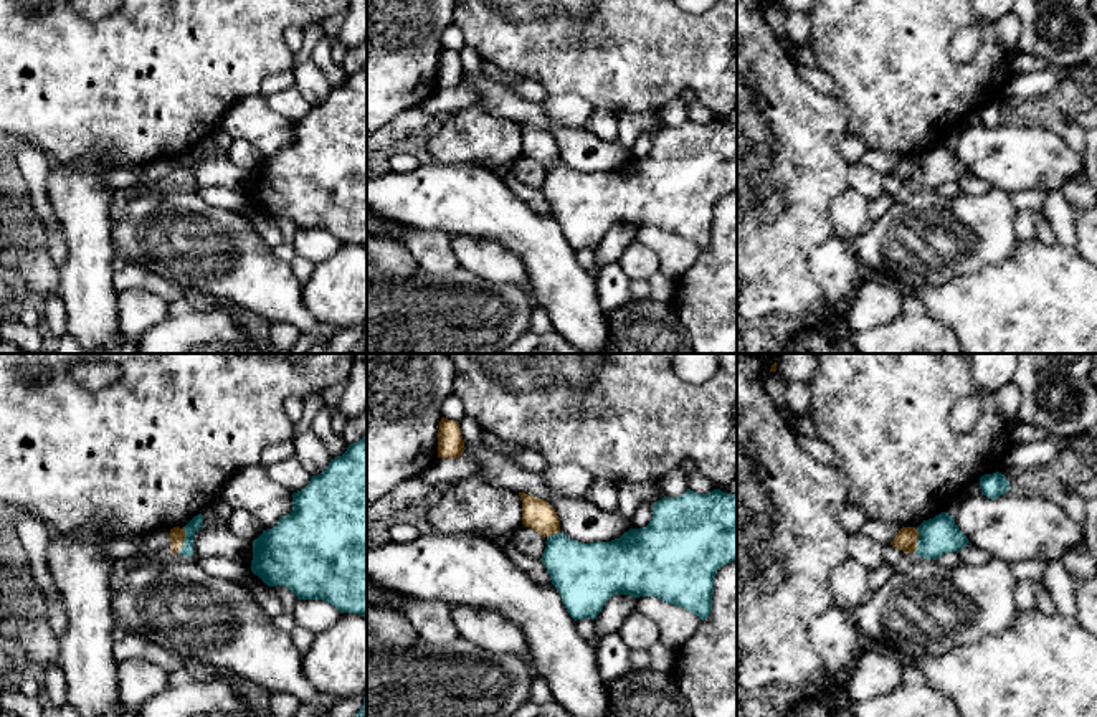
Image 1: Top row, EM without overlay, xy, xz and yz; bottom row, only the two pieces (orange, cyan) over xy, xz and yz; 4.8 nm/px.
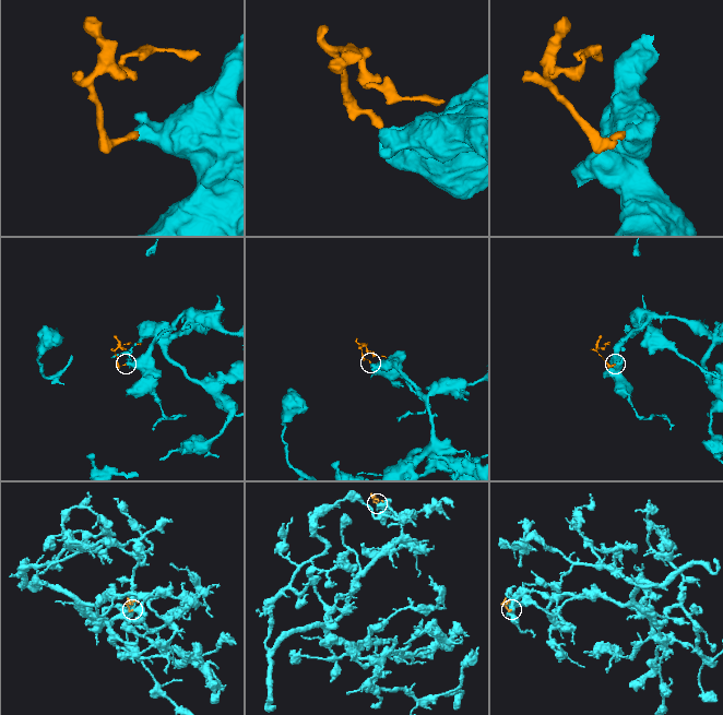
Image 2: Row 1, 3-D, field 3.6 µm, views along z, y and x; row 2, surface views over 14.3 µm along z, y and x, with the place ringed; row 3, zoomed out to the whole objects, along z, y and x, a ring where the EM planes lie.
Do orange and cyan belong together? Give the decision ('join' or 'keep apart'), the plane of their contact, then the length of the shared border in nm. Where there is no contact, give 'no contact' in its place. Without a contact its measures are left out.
keep apart | yz | 110 nm

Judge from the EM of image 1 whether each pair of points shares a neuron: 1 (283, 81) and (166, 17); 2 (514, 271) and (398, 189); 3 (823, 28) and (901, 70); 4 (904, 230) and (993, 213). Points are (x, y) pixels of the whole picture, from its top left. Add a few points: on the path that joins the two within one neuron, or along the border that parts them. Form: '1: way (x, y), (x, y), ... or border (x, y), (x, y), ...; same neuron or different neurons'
1: border (288, 65), (273, 71), (263, 81), (260, 93); different neurons
2: border (451, 233), (478, 235), (501, 243); different neurons
3: way (843, 28), (859, 28), (881, 50); same neuron
4: way (926, 230), (972, 230); same neuron

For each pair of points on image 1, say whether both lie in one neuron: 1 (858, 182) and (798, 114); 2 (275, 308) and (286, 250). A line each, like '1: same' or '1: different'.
1: different
2: different

